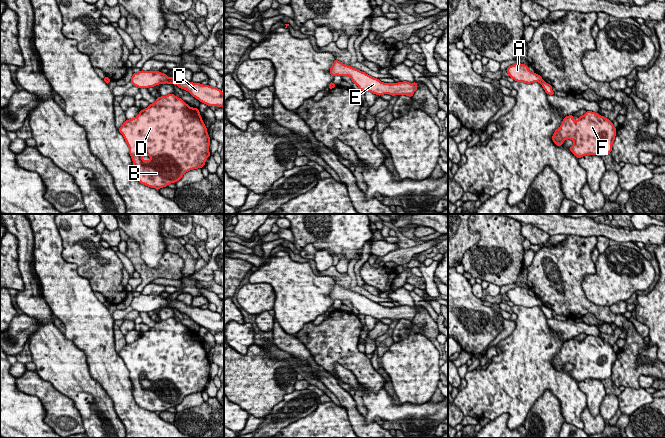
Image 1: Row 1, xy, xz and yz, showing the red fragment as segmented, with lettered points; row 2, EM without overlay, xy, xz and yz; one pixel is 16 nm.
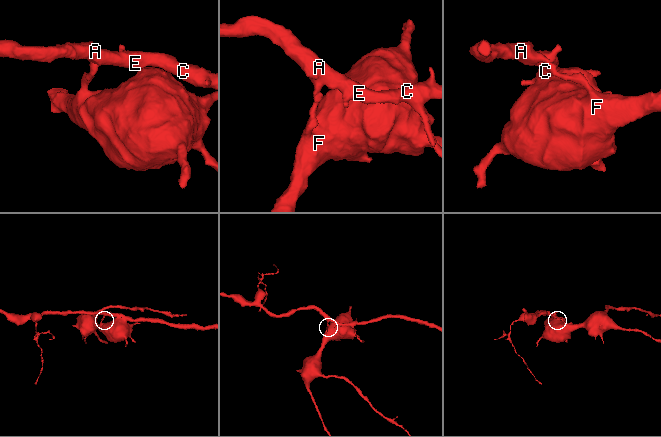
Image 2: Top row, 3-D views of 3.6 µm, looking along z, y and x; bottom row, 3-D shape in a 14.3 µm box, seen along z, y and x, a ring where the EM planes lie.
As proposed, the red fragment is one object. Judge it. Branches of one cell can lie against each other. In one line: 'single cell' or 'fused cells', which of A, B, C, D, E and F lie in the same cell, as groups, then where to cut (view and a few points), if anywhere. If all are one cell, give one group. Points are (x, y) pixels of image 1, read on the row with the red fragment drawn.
fused cells; groups A C E / B D F; cut yz (543, 81), (541, 83)

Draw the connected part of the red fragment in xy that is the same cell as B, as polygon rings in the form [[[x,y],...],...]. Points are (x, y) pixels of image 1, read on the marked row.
[[[175,94],[158,97],[154,103],[140,110],[136,117],[127,119],[118,131],[123,135],[129,147],[136,179],[151,188],[160,189],[179,181],[186,172],[202,168],[210,156],[210,137],[199,110],[190,107]]]

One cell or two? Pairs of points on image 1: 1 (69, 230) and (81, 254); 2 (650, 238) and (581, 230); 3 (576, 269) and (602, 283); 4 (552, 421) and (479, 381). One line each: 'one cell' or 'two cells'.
1: one cell
2: one cell
3: two cells
4: two cells

